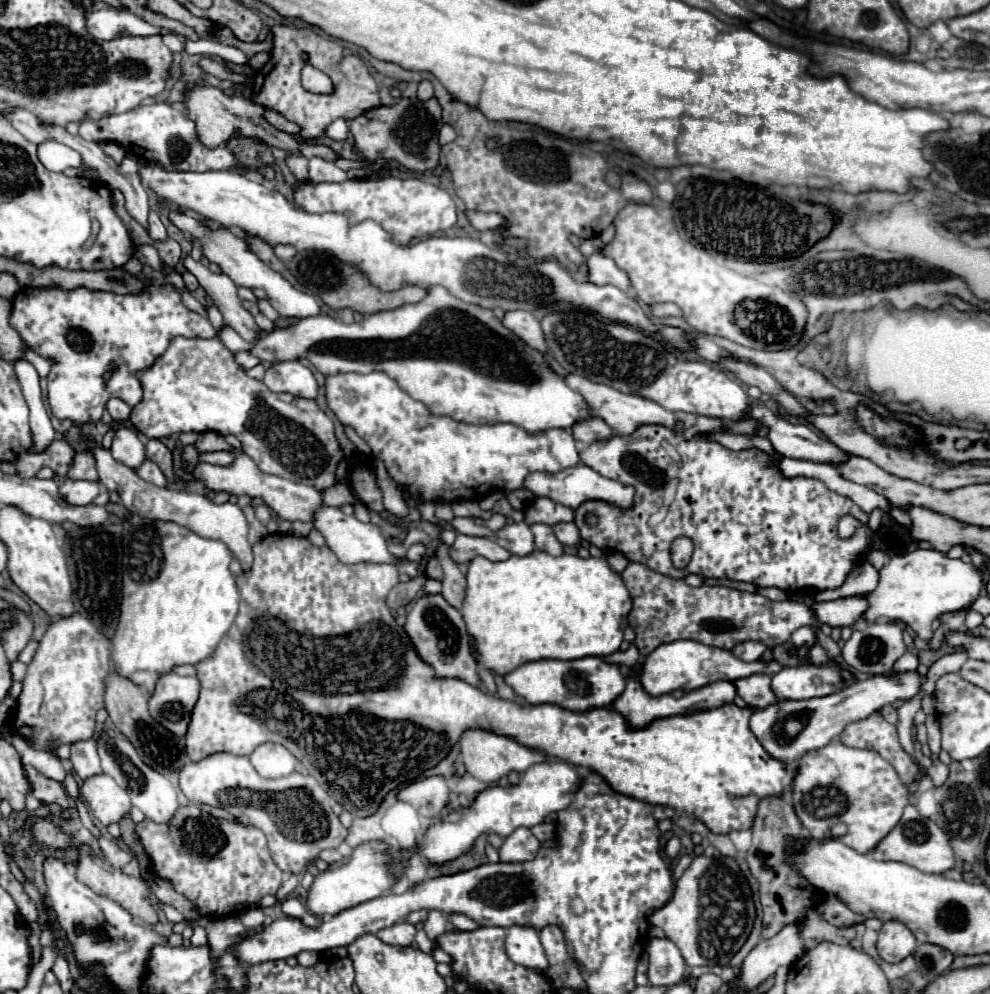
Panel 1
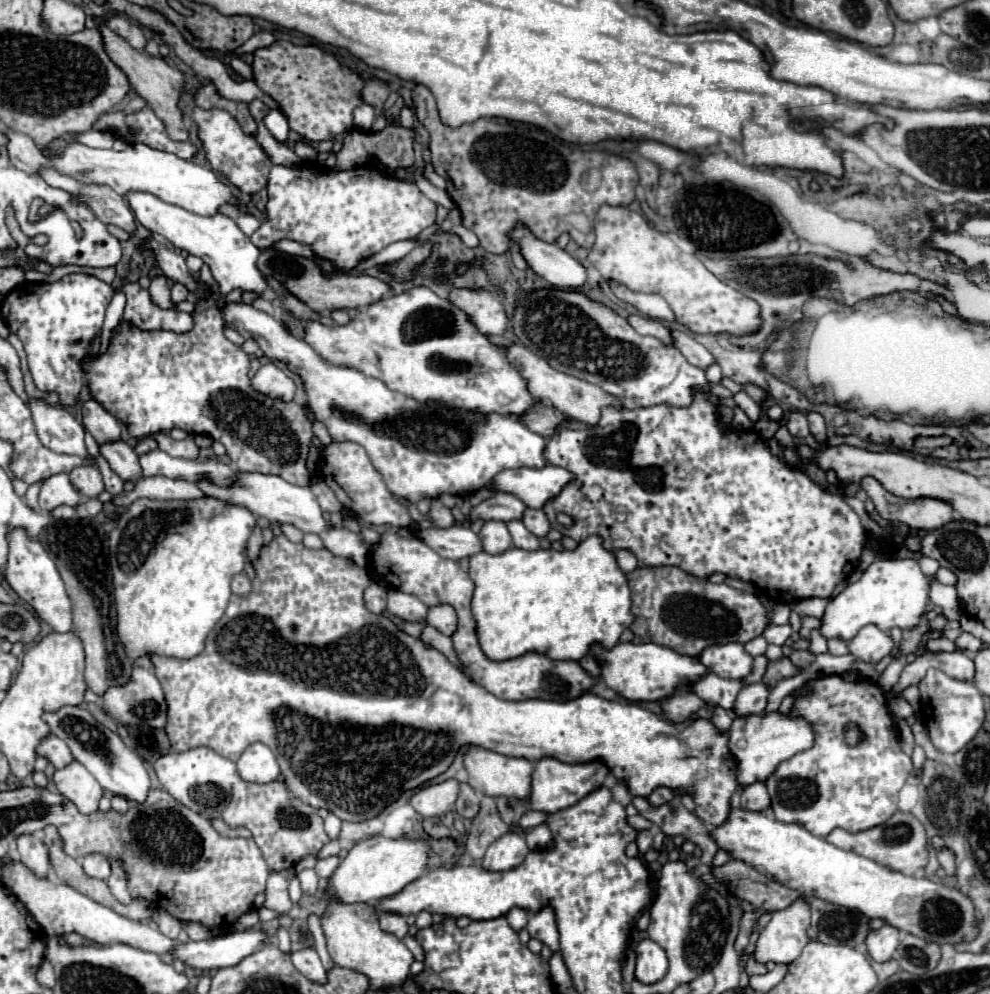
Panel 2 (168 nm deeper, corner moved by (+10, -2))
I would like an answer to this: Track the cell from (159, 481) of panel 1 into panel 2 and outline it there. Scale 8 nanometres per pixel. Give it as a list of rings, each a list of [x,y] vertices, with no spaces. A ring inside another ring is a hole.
[[[110,442],[110,446],[100,446],[100,452],[124,482],[138,482],[144,478],[138,454],[126,442]]]

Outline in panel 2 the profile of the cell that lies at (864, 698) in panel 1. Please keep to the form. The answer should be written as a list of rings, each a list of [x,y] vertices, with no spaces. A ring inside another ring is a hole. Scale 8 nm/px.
[[[766,712],[766,714],[750,714],[736,716],[730,728],[730,754],[738,758],[738,782],[742,786],[754,782],[766,782],[780,762],[792,758],[796,752],[804,752],[814,746],[816,730],[814,724],[802,716],[782,714],[782,712]]]

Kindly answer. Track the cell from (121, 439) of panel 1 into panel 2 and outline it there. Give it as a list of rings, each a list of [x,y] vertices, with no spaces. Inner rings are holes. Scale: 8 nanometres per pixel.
[[[88,400],[82,404],[82,416],[84,416],[84,428],[94,436],[98,444],[120,440],[118,420],[110,412],[106,412],[96,400]]]

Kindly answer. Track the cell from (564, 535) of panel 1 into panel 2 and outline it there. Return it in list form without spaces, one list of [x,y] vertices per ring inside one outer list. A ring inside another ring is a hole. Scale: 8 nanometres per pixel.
[[[528,508],[528,510],[526,510],[526,518],[522,518],[522,522],[524,522],[524,526],[526,526],[532,534],[536,534],[536,536],[540,536],[540,538],[550,532],[550,522],[548,522],[544,510],[532,510],[532,508]]]

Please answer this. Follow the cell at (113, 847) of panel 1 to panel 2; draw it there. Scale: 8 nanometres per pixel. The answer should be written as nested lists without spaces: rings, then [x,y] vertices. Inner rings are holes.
[[[94,852],[94,854],[88,854],[84,856],[82,860],[82,866],[84,866],[84,872],[92,878],[102,878],[106,880],[110,876],[110,862],[106,856]]]

